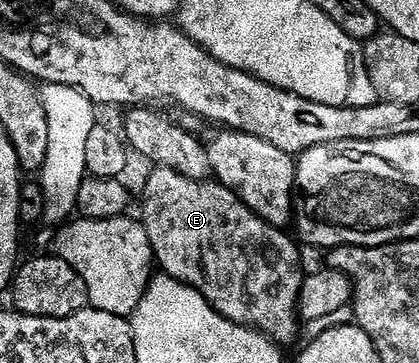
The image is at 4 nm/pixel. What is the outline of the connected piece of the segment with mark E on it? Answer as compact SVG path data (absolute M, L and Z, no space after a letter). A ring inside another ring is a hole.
M160 167L152 171L154 173L145 181L145 206L140 216L156 264L161 264L160 272L199 291L203 299L207 299L207 303L211 303L211 307L227 320L257 330L264 337L276 341L278 346L291 344L297 337L297 300L306 278L306 274L301 273L301 257L293 246L294 238L289 238L285 231L269 225L252 213L237 198L236 193L216 180L192 181L175 171Z

